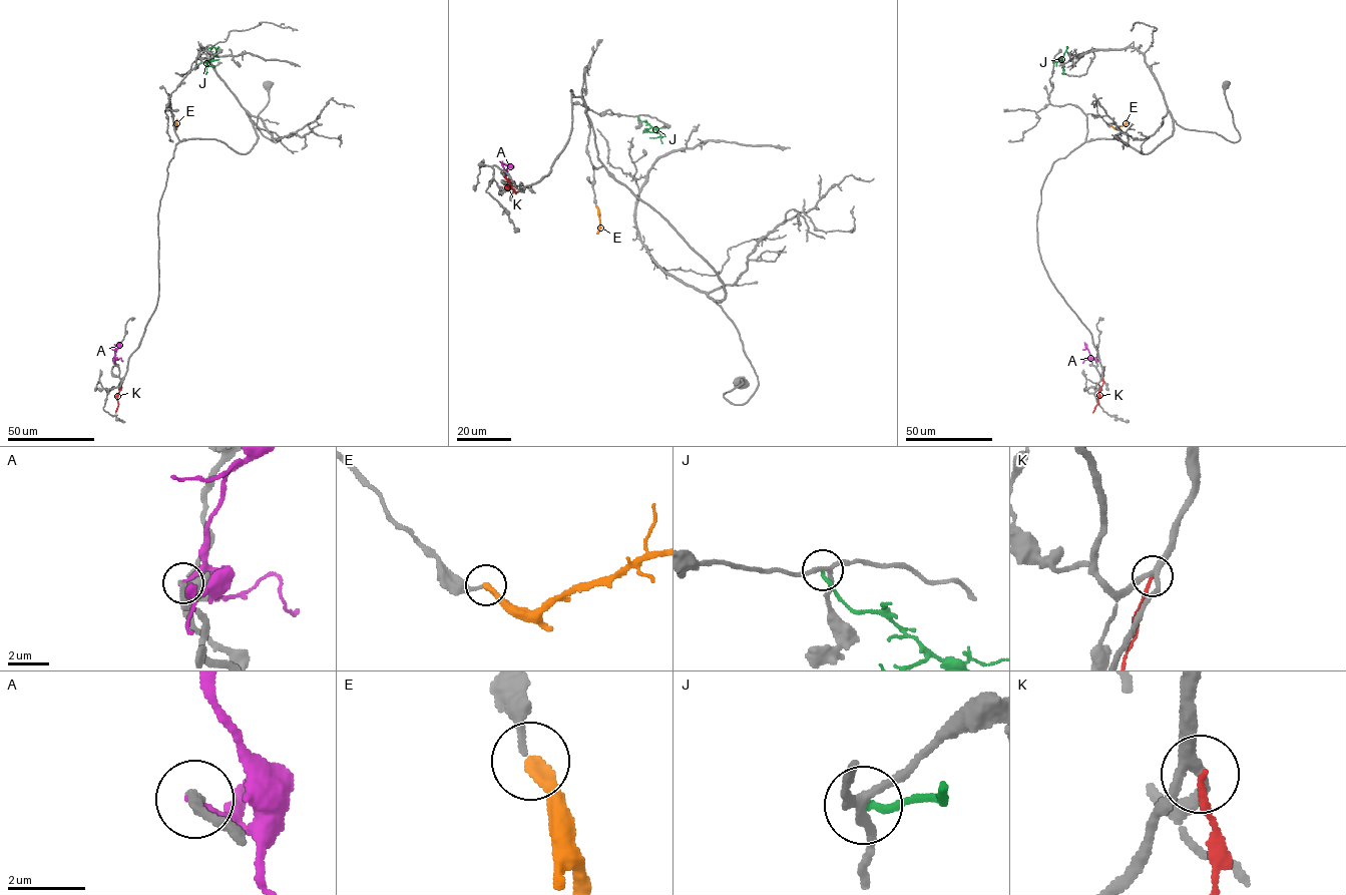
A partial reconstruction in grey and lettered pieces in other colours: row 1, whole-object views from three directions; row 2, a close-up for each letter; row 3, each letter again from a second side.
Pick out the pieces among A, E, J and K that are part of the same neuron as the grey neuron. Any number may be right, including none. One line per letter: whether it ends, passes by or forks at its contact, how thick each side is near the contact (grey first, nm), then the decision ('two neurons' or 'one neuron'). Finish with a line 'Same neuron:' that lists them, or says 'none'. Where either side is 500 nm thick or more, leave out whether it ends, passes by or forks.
A: it ends there; 320 nm thick on the grey side, 170 nm on the other; two neurons
E: it ends there; 180 nm thick on the grey side, 320 nm on the other; two neurons
J: it ends there; 200 nm thick on the grey side, 190 nm on the other; two neurons
K: it ends there; 260 nm thick on the grey side, 160 nm on the other; two neurons
Same neuron: none

